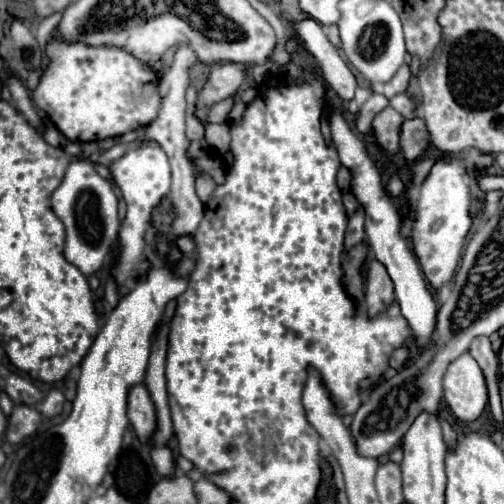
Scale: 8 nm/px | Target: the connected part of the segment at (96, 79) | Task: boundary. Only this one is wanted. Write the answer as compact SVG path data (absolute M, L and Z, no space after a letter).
M53 40L47 44L45 54L51 62L43 74L43 80L33 90L31 98L37 108L47 112L47 116L53 120L57 130L61 130L69 140L93 142L93 140L119 136L135 130L141 124L149 124L157 116L161 104L157 92L159 80L151 68L135 60L129 52L123 52L121 48L87 48L85 44L67 46Z

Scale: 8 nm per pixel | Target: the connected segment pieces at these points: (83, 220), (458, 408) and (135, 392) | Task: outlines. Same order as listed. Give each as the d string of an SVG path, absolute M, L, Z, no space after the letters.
M71 162L61 186L53 192L51 204L55 214L67 228L65 240L65 258L75 264L85 276L97 272L105 256L109 256L109 248L119 232L119 216L117 216L117 196L111 184L101 178L91 162Z
M463 352L449 364L443 388L445 402L459 420L471 422L479 418L487 404L487 386L477 360L469 352Z
M135 384L127 396L127 416L141 442L147 442L147 436L155 430L155 406L143 384Z

